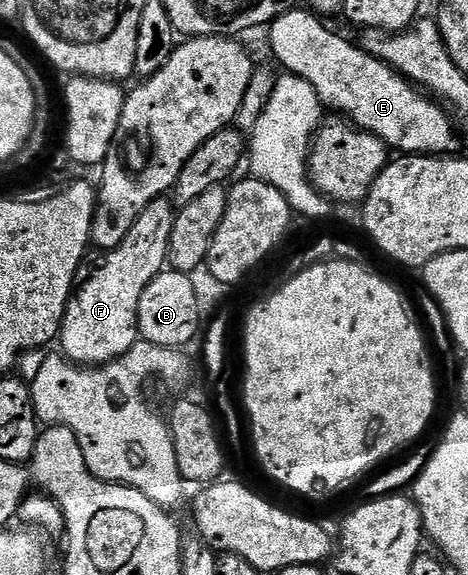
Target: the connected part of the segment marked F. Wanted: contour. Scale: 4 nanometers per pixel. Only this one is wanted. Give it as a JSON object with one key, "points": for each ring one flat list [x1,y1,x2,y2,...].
{"points":[[159,198,148,202,136,218,132,230,120,242,120,246,109,249,106,256,90,273,81,277,80,283,75,287,66,313,62,319,62,331,60,333,61,351,67,360,83,366,101,366,110,364,113,360,119,360,132,346,137,344,138,334,138,307,140,306,140,294,148,290,148,282,152,282,163,272,168,264,168,238,172,238,172,226,174,225,175,205,169,199]]}

